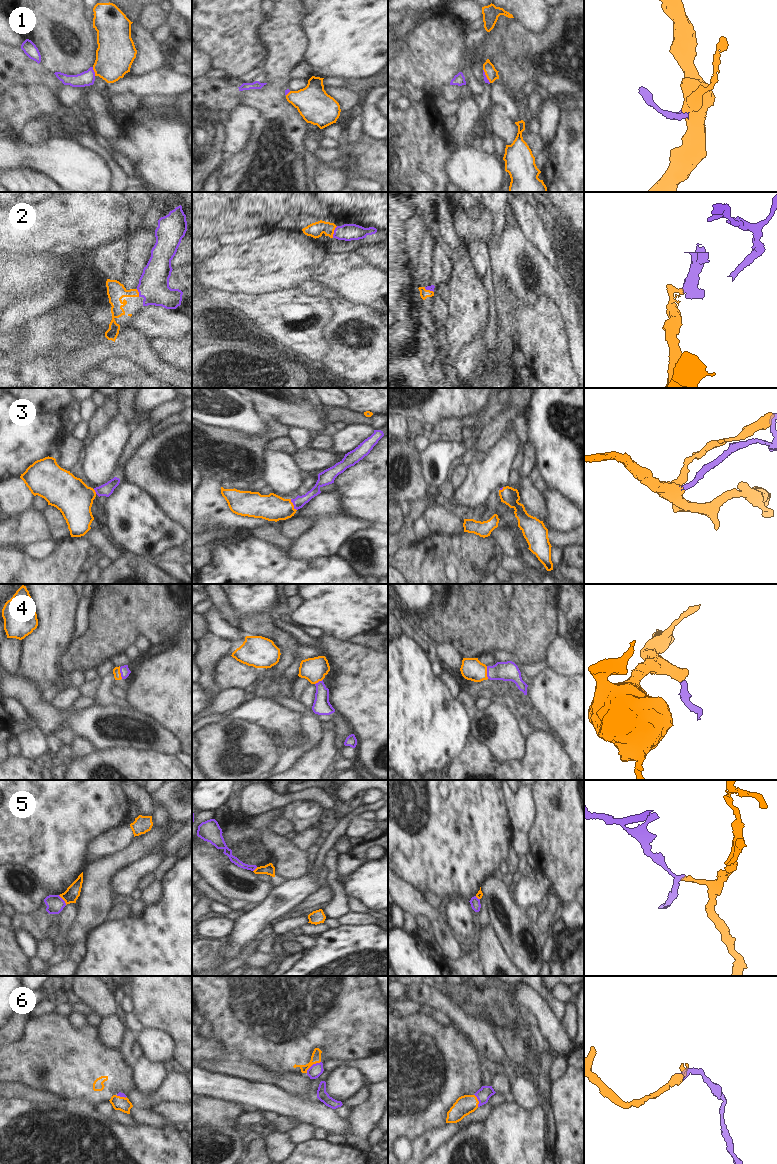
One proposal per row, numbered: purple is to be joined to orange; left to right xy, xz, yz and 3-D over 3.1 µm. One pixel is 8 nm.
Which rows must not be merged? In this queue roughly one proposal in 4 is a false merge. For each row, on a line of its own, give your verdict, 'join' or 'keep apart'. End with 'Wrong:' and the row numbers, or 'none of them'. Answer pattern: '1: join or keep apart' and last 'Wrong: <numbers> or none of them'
1: join
2: join
3: join
4: join
5: keep apart
6: join
Wrong: 5

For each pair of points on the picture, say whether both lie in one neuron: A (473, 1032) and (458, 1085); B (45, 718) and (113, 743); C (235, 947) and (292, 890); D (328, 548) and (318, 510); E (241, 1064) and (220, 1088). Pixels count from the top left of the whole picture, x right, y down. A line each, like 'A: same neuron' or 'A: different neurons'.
A: different neurons
B: same neuron
C: same neuron
D: same neuron
E: different neurons

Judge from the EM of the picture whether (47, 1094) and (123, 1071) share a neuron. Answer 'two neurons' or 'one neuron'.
one neuron

